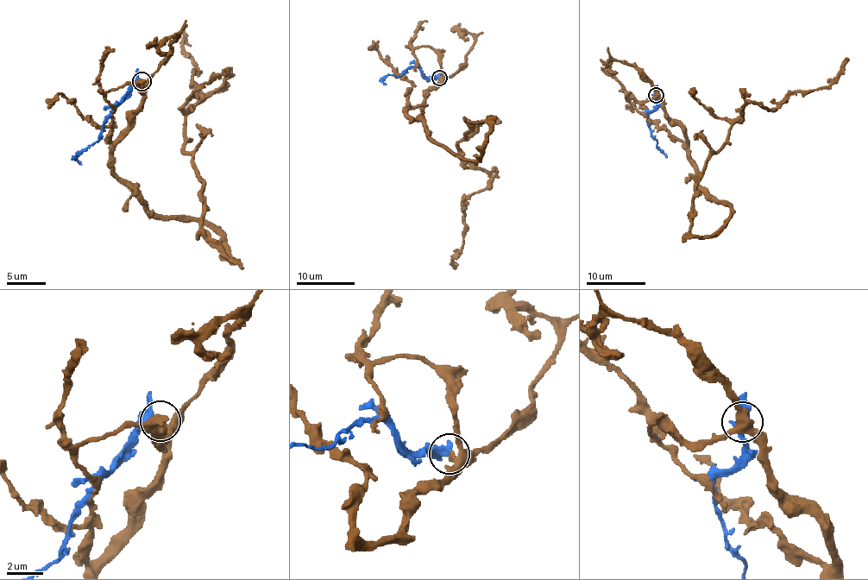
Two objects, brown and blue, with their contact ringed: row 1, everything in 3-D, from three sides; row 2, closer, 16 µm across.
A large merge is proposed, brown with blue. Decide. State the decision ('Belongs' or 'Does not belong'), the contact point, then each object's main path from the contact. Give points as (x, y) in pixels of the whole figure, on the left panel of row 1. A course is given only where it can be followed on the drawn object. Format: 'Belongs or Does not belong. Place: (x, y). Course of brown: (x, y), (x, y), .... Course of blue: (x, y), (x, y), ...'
Does not belong. Place: (141, 81). Course of brown: (141, 83), (114, 174), (235, 261), (184, 150), (224, 85), (198, 91), (187, 25). Course of blue: (141, 81), (113, 108), (95, 142), (77, 158), (81, 164)

